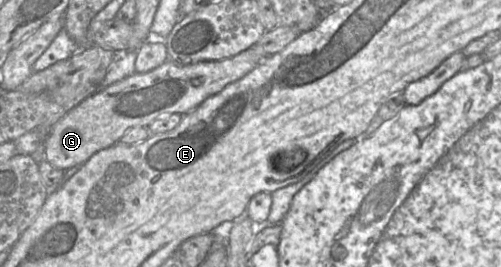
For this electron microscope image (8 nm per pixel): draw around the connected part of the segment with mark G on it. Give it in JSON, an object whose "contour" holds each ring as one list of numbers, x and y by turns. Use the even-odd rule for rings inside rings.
{"contour":[[251,47,229,58,214,61,201,61,190,65,178,66,167,60,161,66,147,73,135,72,106,88,99,89,70,109,51,127,44,142,44,158,51,165,67,170,80,166,88,161,96,152,119,142,121,137,131,128,148,127,154,120,166,115,178,113,185,115,207,98,219,93,228,84,239,80,253,70,264,58,255,55]]}

